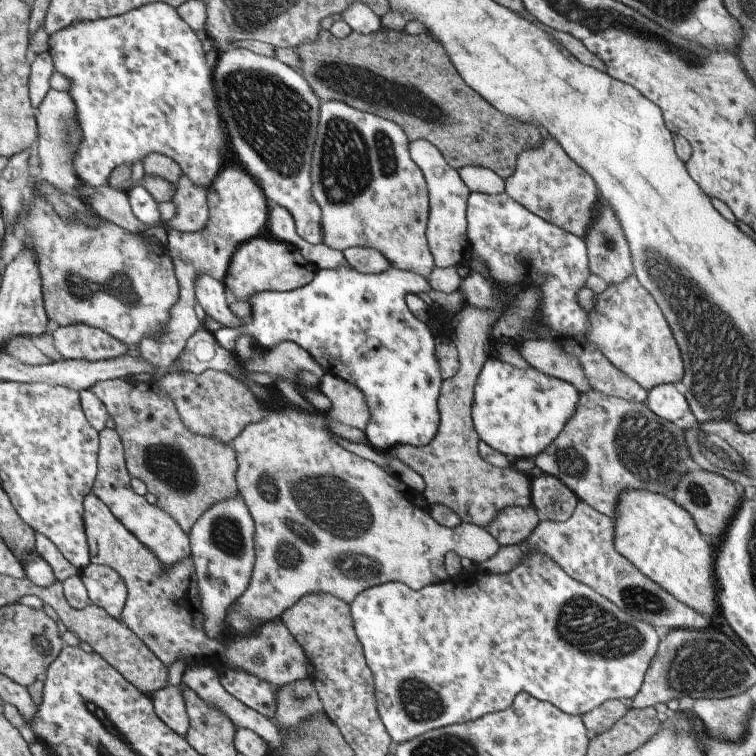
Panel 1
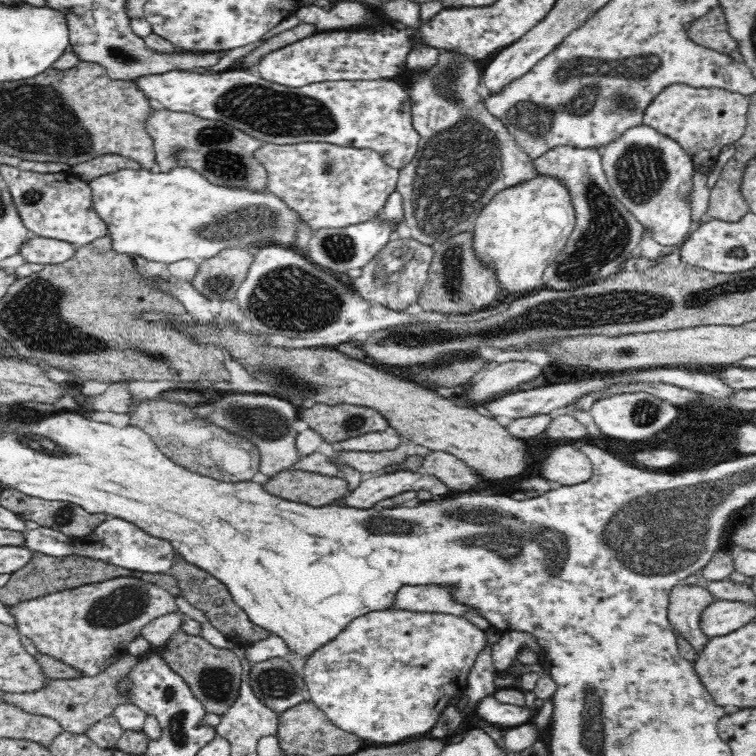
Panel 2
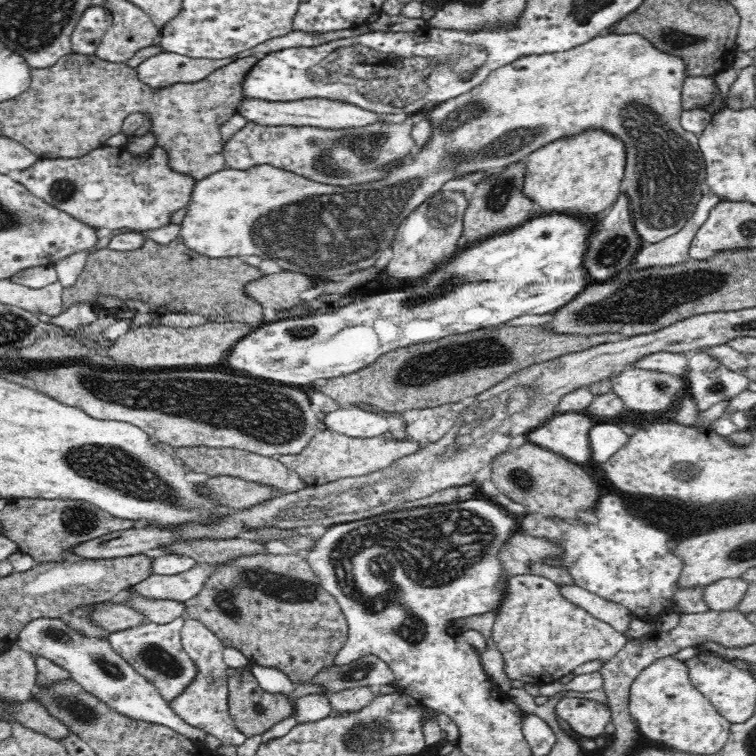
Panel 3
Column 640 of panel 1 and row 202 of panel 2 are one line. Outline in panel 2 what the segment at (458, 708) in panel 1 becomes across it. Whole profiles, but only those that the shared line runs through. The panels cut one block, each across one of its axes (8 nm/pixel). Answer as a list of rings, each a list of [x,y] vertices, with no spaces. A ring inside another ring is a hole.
[[[648,125],[629,128],[622,137],[601,150],[601,163],[615,197],[628,208],[652,238],[673,248],[693,222],[684,194],[692,190],[694,163],[680,143]]]

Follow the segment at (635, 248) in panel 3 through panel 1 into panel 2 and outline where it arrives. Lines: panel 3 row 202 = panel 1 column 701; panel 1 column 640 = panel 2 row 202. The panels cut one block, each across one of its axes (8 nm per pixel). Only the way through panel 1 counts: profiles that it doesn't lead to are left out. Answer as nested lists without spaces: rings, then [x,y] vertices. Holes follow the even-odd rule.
[[[560,146],[535,159],[535,167],[539,174],[558,178],[568,187],[576,211],[575,226],[564,248],[544,271],[544,287],[560,291],[575,290],[598,284],[620,272],[632,256],[632,250],[640,244],[645,228],[615,197],[601,163],[601,151]]]

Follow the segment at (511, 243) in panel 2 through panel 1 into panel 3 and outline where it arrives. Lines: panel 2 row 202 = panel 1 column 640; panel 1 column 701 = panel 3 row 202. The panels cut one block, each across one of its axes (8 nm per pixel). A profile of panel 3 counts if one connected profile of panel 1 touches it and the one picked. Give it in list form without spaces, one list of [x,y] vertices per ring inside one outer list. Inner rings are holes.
[[[590,127],[557,139],[524,159],[524,193],[544,213],[556,211],[600,217],[623,192],[621,184],[628,155],[626,142],[602,127]]]

